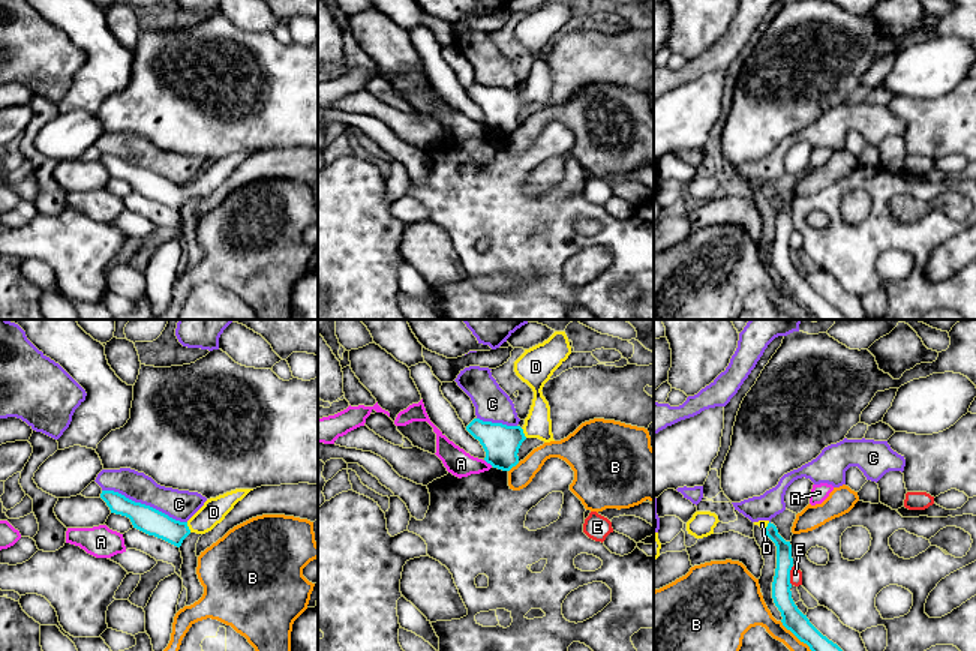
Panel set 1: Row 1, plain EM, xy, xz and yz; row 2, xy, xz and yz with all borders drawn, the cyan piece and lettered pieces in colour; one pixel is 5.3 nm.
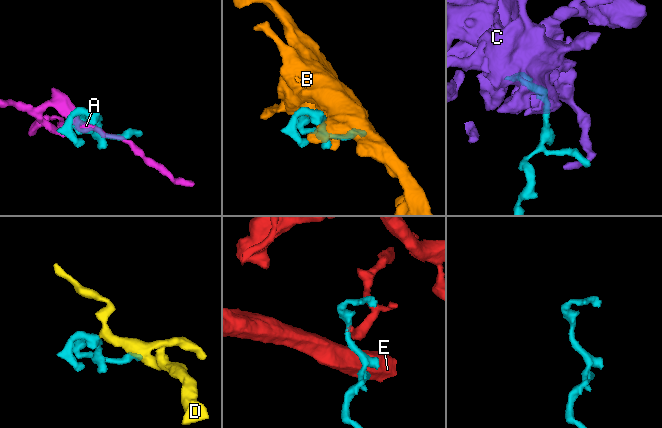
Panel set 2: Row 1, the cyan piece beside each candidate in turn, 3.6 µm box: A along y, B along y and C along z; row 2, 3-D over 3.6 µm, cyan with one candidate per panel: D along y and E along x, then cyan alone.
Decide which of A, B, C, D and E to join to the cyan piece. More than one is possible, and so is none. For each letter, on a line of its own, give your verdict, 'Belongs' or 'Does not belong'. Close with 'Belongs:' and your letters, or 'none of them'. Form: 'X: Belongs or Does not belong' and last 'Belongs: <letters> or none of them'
A: Does not belong
B: Does not belong
C: Does not belong
D: Belongs
E: Does not belong
Belongs: D

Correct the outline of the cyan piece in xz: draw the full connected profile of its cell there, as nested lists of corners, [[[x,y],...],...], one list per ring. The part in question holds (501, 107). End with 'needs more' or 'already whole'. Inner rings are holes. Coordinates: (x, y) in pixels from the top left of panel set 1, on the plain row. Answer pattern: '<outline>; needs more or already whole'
[[[550,0],[543,8],[525,14],[514,26],[516,39],[534,56],[532,69],[522,92],[480,82],[474,82],[466,90],[466,94],[483,110],[484,124],[493,132],[510,135],[516,130],[519,112],[526,102],[538,102],[544,106],[555,105],[550,70],[541,54],[570,18],[571,10],[567,0]]]; needs more

